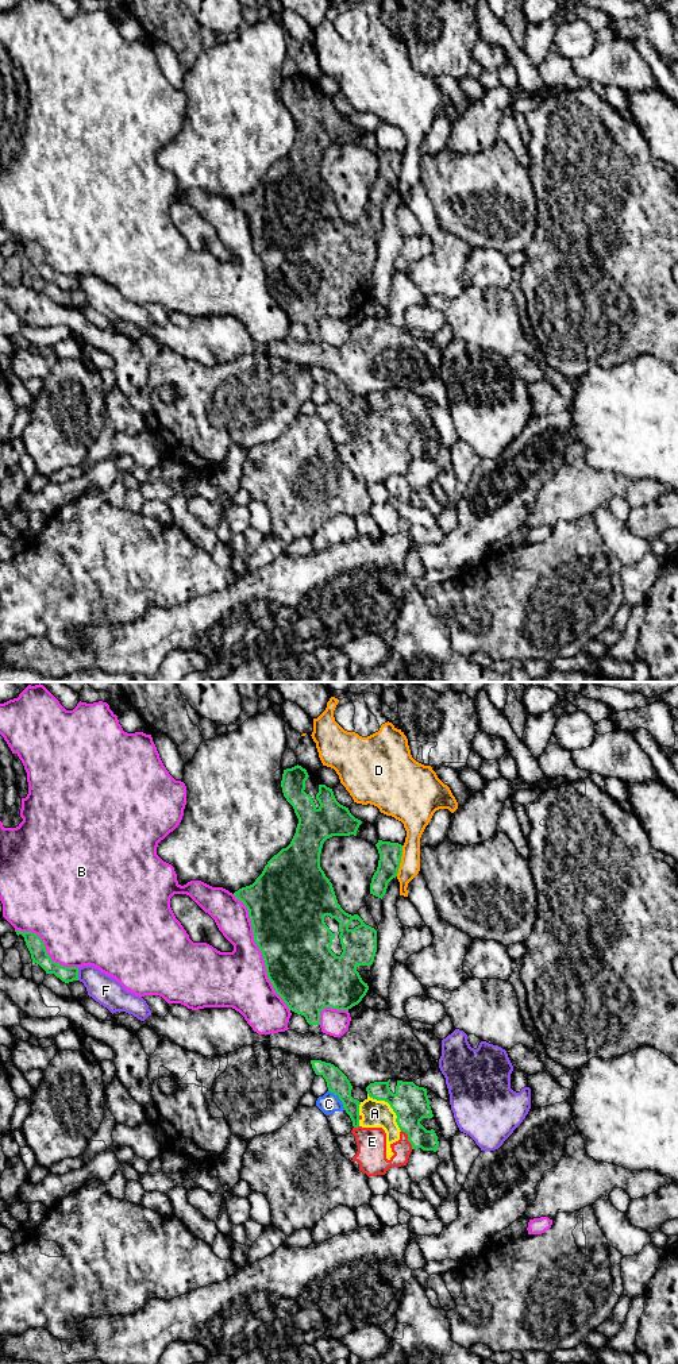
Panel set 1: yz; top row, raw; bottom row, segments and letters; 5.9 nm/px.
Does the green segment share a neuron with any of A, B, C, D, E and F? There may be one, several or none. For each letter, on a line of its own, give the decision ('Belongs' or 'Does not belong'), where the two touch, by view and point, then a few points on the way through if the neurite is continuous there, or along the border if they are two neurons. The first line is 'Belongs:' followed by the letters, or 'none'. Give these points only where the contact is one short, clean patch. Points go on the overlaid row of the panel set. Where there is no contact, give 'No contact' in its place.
Belongs: A, E
A: Belongs. Touches green at yz (390, 1106)
B: Does not belong. Touches green at yz (261, 951)
C: Does not belong. Touches green at yz (339, 1098)
D: Does not belong. Touches green at yz (400, 860). Boundary: yz (403, 846), (399, 873), (396, 875)
E: Belongs. Touches green at yz (408, 1139)
F: Does not belong. Touches green at yz (77, 974)

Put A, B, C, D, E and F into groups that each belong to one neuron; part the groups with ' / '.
A E / B / C / D / F

